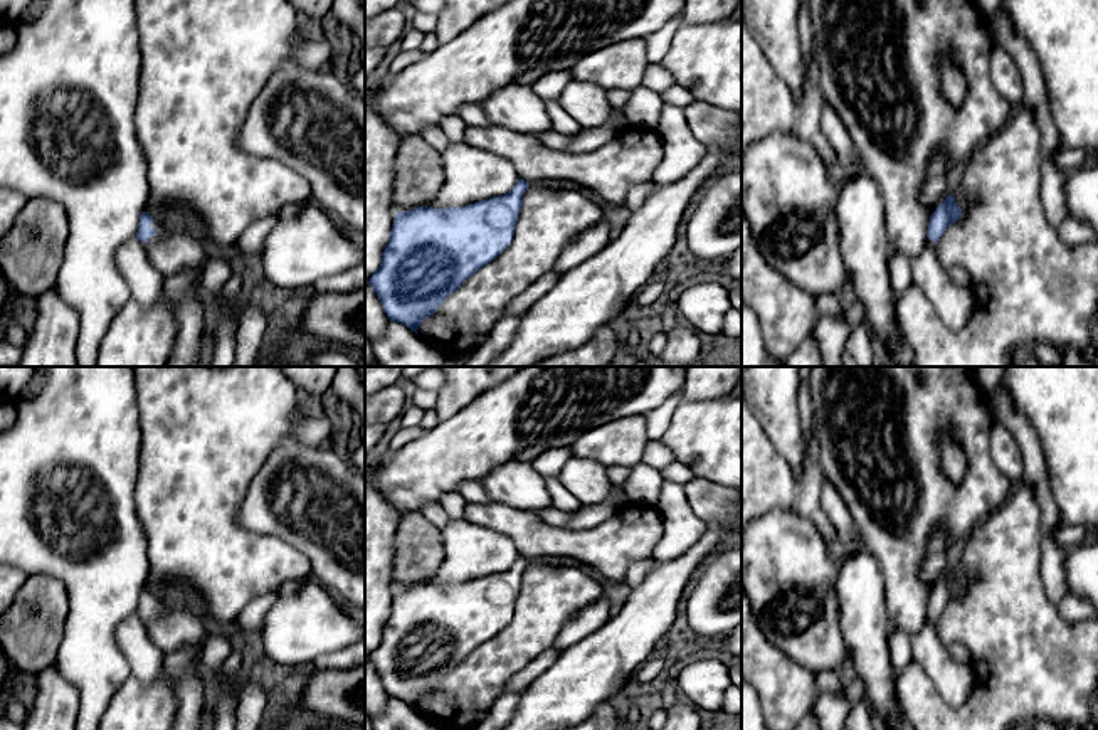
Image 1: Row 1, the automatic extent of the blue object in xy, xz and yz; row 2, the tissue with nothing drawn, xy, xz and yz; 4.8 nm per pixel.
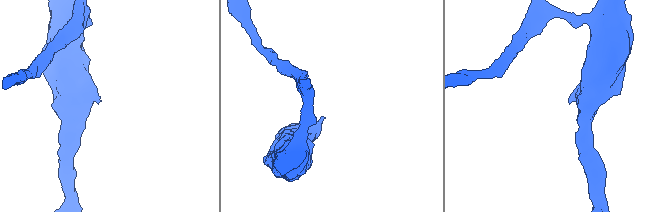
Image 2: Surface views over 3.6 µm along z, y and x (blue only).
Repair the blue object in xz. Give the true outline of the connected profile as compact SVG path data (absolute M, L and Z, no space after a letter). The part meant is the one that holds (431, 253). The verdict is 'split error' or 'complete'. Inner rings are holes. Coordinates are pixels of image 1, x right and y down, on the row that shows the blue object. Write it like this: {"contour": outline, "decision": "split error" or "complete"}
{"contour": "M520 178L508 193L466 207L434 209L424 205L397 212L382 252L382 264L368 281L388 320L417 333L420 323L432 316L449 294L498 257L513 241L528 187L530 183Z", "decision": "complete"}

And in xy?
{"contour": "M148 210L140 215L136 237L143 242L145 247L163 242L166 235L166 230L148 214Z", "decision": "split error"}

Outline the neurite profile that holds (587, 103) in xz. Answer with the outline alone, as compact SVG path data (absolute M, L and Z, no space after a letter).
M572 79L565 86L558 103L582 128L587 130L602 126L614 111L604 87L577 79Z

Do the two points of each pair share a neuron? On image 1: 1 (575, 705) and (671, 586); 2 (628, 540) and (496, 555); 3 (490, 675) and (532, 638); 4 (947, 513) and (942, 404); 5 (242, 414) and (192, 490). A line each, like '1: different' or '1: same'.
1: same
2: different
3: same
4: same
5: same

